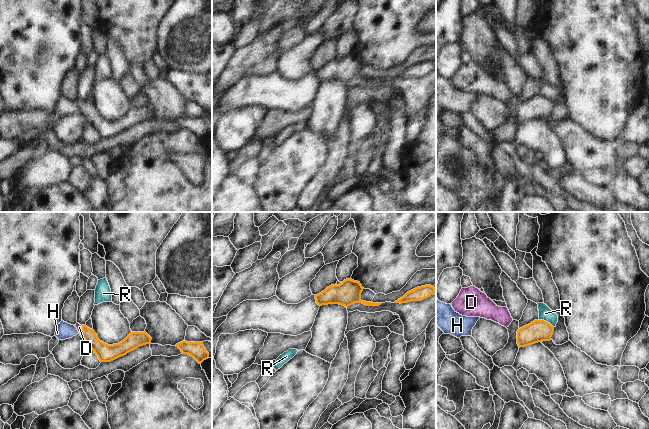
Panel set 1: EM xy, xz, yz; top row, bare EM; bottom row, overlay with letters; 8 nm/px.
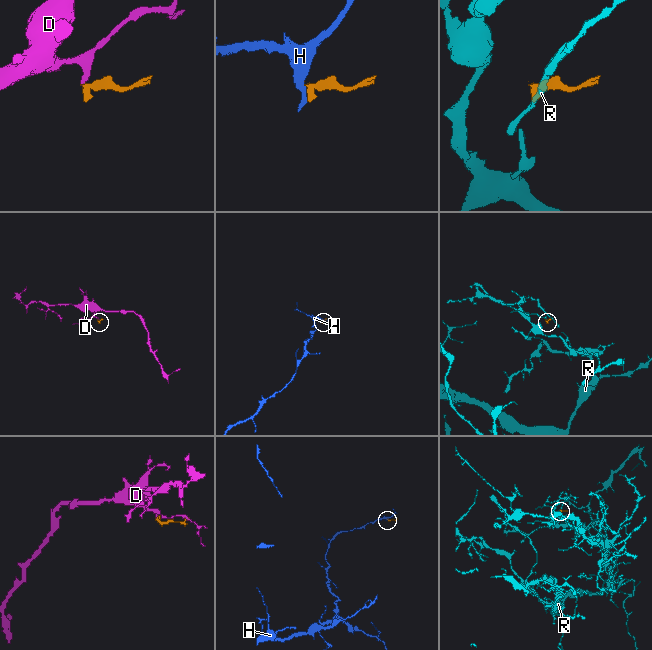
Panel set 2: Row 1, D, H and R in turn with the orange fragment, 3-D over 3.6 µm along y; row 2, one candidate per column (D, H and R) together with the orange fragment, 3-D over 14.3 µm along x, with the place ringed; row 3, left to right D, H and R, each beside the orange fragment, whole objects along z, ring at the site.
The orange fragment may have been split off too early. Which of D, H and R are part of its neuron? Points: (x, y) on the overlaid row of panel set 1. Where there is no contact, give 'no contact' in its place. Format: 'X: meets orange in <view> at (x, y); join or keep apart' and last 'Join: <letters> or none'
D: meets orange in xy at (82, 329); join
H: no contact; keep apart
R: meets orange in yz at (545, 321); keep apart
Join: D

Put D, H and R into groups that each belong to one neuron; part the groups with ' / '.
D / H / R

